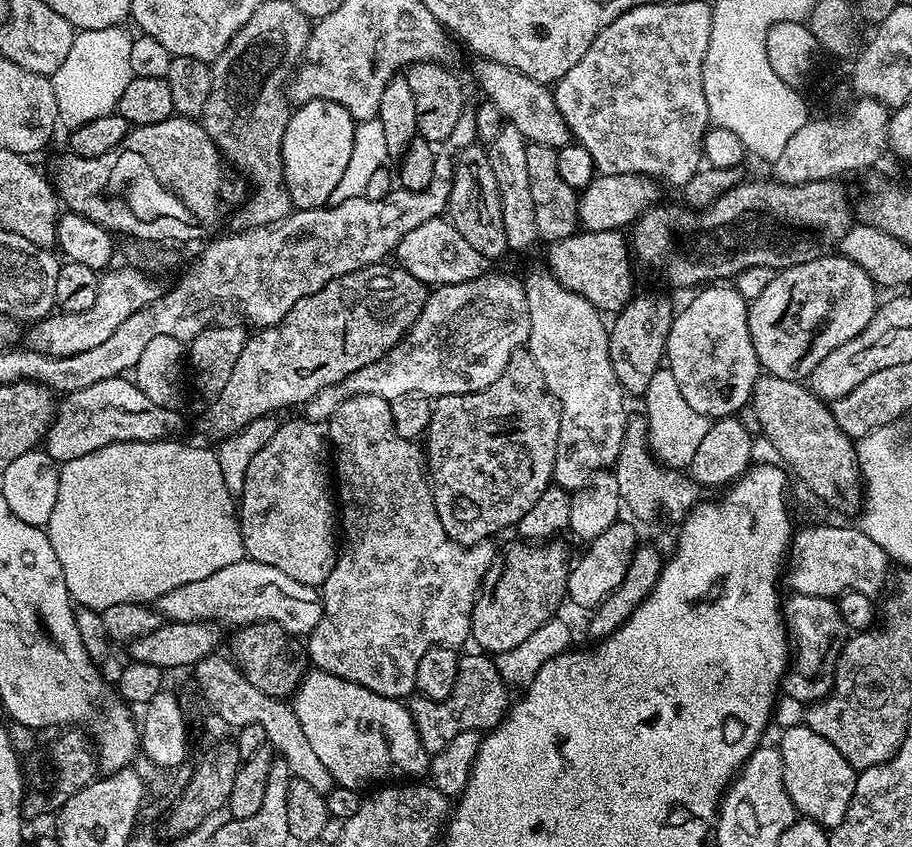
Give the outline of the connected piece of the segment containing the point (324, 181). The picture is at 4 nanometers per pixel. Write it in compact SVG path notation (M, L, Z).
M307 100L289 115L288 125L282 134L280 165L283 168L284 188L292 199L293 209L314 211L323 209L328 204L330 194L334 194L334 186L338 186L338 181L350 160L356 125L345 108L340 104L331 104L328 100Z

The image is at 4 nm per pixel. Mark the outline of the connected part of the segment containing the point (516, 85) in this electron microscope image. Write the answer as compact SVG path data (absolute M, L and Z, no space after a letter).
M478 58L474 62L472 70L476 73L481 90L506 118L504 120L514 126L528 144L562 150L562 147L571 142L571 132L557 108L553 91L547 85L536 83L521 72L502 67L500 63L494 63L492 60Z

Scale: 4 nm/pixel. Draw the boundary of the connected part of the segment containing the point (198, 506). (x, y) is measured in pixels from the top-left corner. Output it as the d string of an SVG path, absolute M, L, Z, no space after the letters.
M184 442L157 443L119 443L107 445L94 450L82 458L74 458L59 465L58 494L53 509L46 517L46 531L50 538L50 546L54 546L54 554L58 556L58 566L62 566L62 578L66 578L66 590L72 595L73 605L89 608L93 614L99 614L108 606L119 603L136 603L147 605L155 602L159 596L174 590L178 586L186 586L188 582L198 582L200 578L210 578L214 570L222 570L222 566L234 566L234 562L245 559L244 543L240 538L240 522L238 508L234 496L222 478L217 453L210 450L193 450Z

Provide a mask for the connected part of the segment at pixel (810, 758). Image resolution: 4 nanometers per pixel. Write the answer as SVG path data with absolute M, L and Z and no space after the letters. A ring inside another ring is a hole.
M806 726L786 729L780 736L778 747L784 785L797 813L825 830L837 828L848 813L852 795L856 793L857 769L852 768L850 762L846 762L830 742L826 742L826 738L814 734L814 730Z

